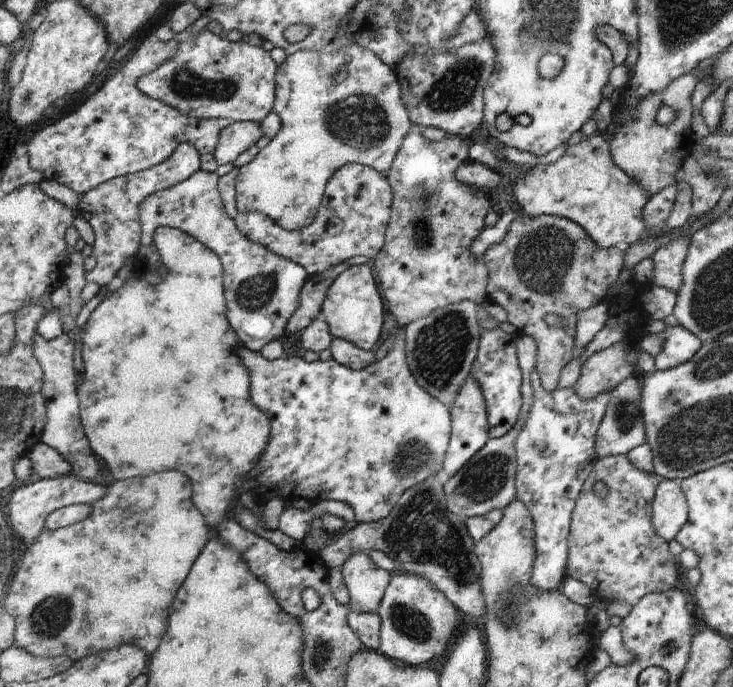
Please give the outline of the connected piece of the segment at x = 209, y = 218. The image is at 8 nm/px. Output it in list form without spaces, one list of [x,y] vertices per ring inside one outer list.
[[[199,169],[187,180],[149,195],[140,204],[137,214],[141,238],[138,253],[132,258],[135,274],[150,285],[158,285],[167,278],[153,242],[158,228],[169,227],[191,235],[220,258],[226,315],[234,333],[242,330],[250,338],[258,340],[258,344],[266,345],[286,334],[286,324],[299,306],[298,296],[308,275],[302,266],[251,242],[238,231],[235,221],[225,212],[217,190],[218,180],[215,173]]]

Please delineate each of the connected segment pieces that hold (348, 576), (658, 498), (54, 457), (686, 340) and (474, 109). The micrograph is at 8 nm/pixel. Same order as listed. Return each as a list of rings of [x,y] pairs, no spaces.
[[[366,551],[344,557],[342,577],[349,593],[348,610],[377,613],[392,574],[378,569]]]
[[[660,479],[651,505],[651,524],[666,543],[676,539],[687,522],[689,509],[678,481]]]
[[[41,441],[30,448],[27,457],[32,463],[35,478],[54,479],[72,474],[70,464],[56,450]]]
[[[668,319],[662,322],[666,322],[662,333],[663,348],[654,357],[658,371],[666,371],[689,362],[703,346],[694,334],[679,326],[675,320]]]
[[[485,38],[482,44],[471,43],[458,49],[440,51],[412,50],[401,59],[395,67],[394,74],[401,91],[401,102],[407,111],[412,125],[420,127],[434,127],[441,129],[448,136],[469,138],[474,130],[483,126],[483,113],[485,108],[483,91],[489,82],[490,76],[496,68],[496,52],[491,41]]]

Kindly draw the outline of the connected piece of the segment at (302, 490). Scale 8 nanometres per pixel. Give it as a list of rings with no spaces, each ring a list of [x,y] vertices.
[[[400,329],[393,336],[392,347],[388,353],[381,359],[376,359],[363,370],[356,371],[340,365],[336,360],[306,362],[303,358],[282,358],[275,360],[267,360],[263,358],[259,352],[252,352],[239,342],[237,354],[242,360],[242,365],[249,371],[250,378],[250,395],[251,400],[259,410],[269,419],[271,425],[270,439],[268,440],[266,449],[260,456],[260,476],[244,480],[241,485],[241,495],[246,492],[252,492],[257,501],[263,505],[271,500],[283,498],[288,501],[304,498],[311,504],[320,503],[321,501],[341,501],[351,507],[354,512],[355,521],[357,523],[372,523],[387,518],[392,512],[392,508],[400,499],[400,496],[409,490],[412,486],[422,483],[424,480],[443,468],[445,453],[447,452],[450,436],[451,436],[451,413],[446,406],[443,406],[436,398],[430,397],[414,380],[409,370],[406,357],[405,330]]]

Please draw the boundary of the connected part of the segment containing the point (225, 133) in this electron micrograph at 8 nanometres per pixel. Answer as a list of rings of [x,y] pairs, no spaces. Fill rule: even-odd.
[[[234,121],[222,128],[218,136],[214,157],[218,165],[233,164],[236,158],[262,137],[258,123],[251,121]]]

